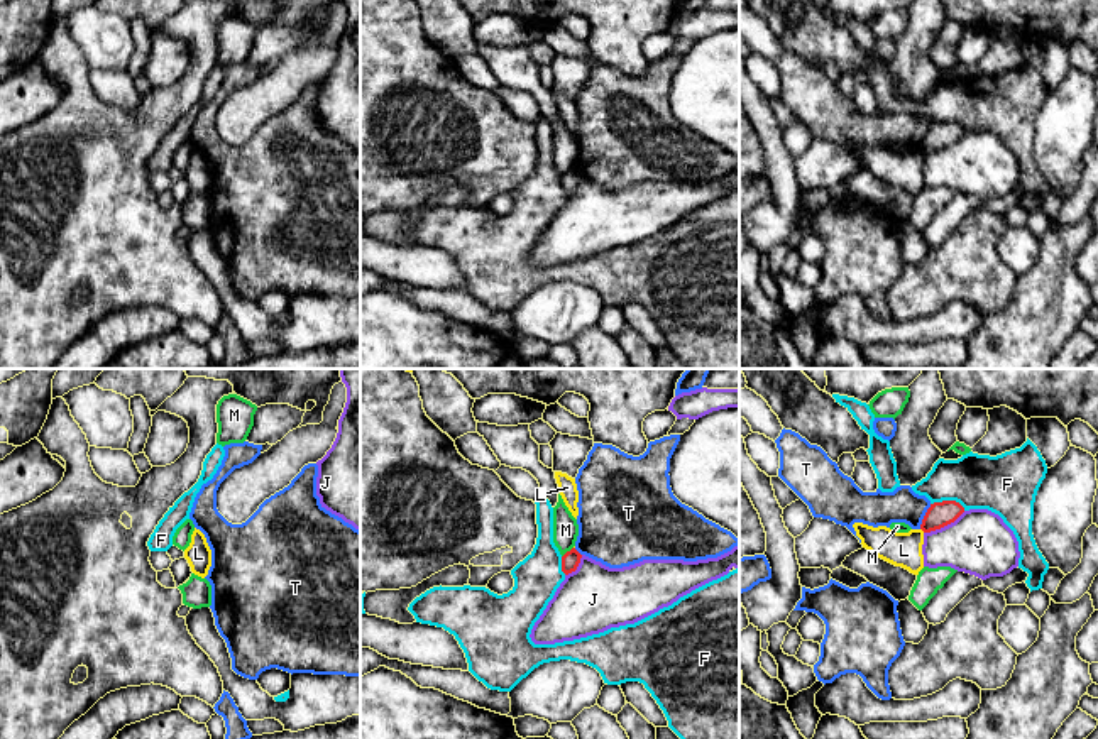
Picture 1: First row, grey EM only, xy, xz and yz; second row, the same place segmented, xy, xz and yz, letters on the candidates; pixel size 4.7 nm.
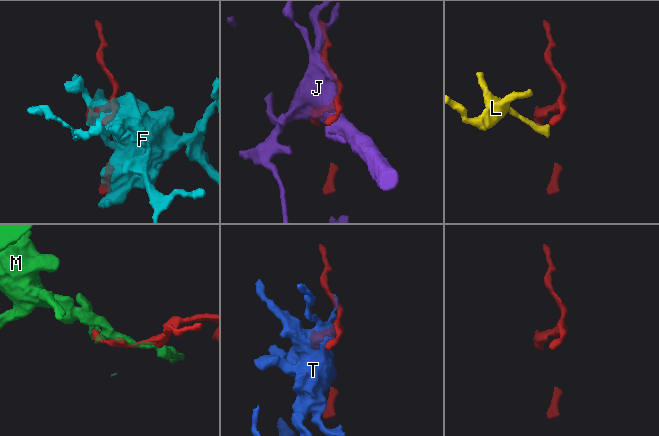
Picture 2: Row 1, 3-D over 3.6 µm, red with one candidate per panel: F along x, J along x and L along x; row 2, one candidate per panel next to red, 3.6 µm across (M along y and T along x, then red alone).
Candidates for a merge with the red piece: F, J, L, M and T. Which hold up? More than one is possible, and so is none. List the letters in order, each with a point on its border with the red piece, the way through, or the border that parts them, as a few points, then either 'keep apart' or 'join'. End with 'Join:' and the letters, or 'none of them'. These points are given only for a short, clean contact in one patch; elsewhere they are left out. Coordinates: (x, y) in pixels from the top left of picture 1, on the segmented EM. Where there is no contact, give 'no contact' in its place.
F: contact yz (948, 501); keep apart
J: contact yz (944, 525); keep apart
L: contact yz (922, 530); border yz (921, 528), (924, 531); keep apart
M: contact xz (567, 552); keep apart
T: contact yz (924, 516); keep apart
Join: none of them

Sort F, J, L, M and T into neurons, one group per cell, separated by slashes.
F / J / L / M / T

